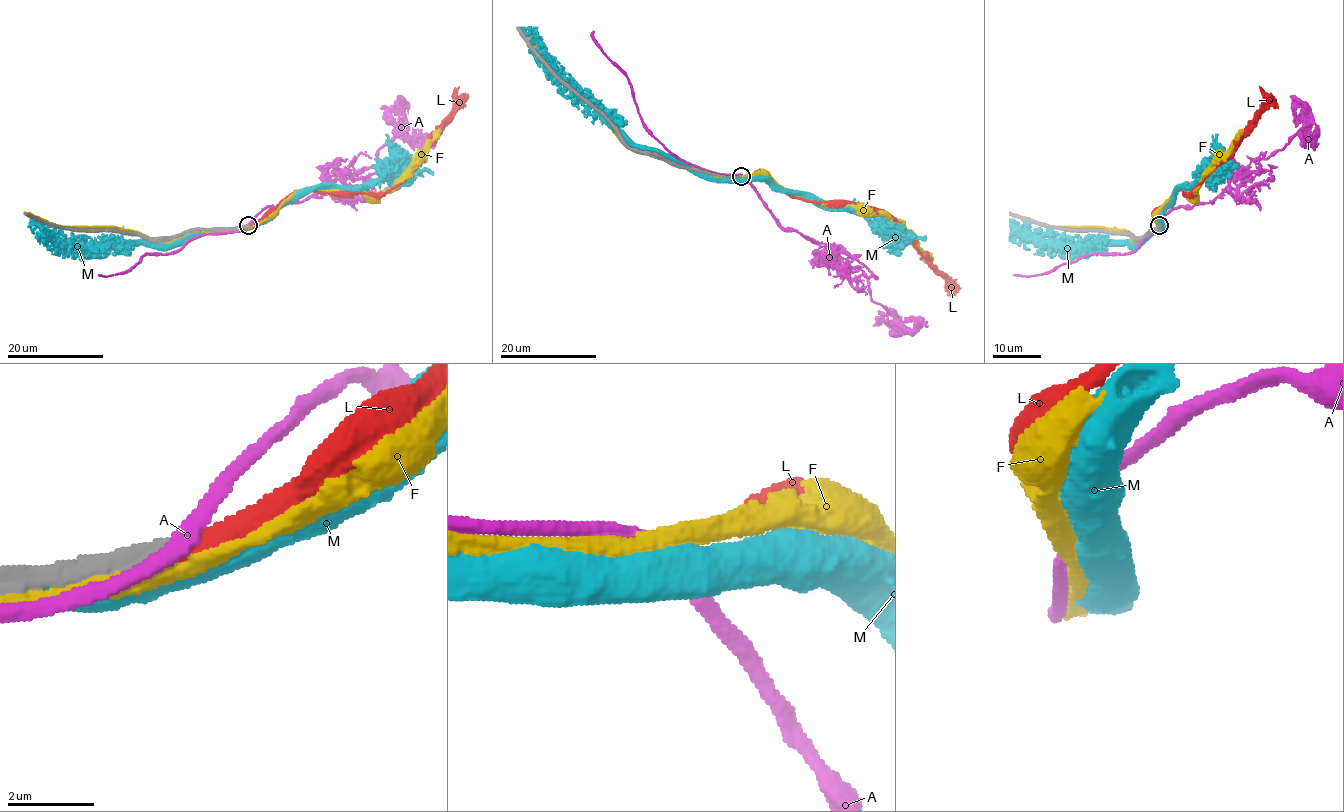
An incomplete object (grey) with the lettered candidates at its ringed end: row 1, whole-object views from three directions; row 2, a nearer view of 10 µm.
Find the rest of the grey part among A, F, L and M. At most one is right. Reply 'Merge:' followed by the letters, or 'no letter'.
Merge: L

